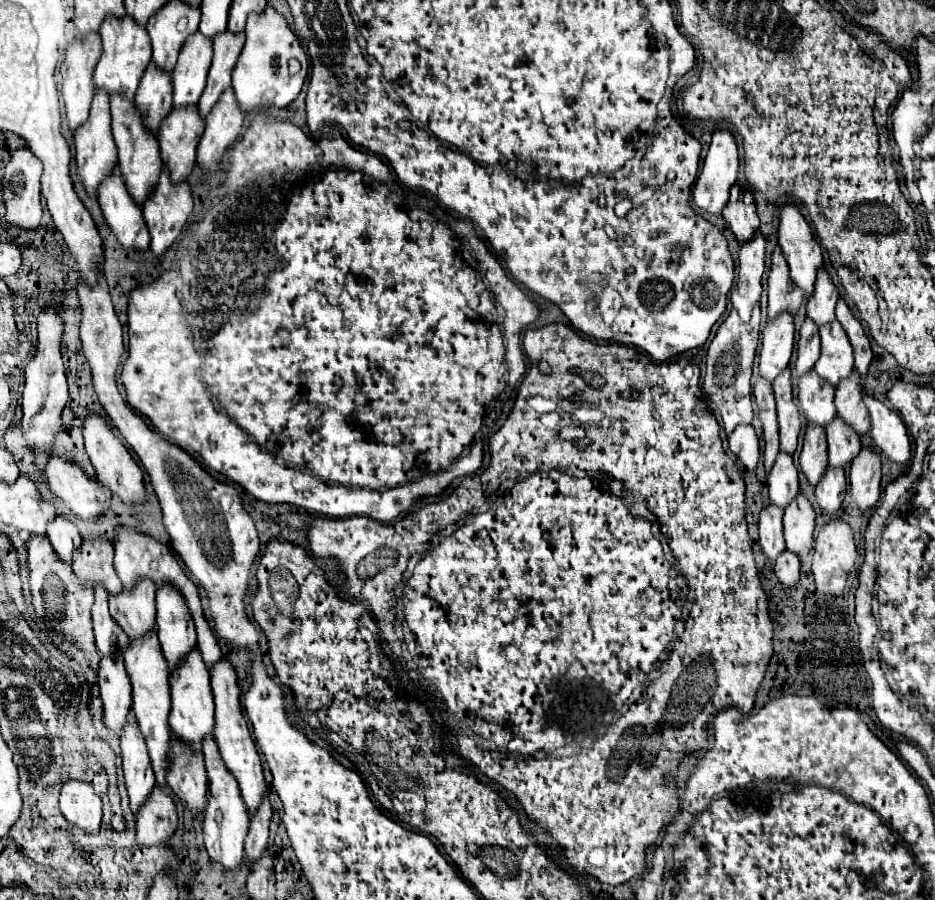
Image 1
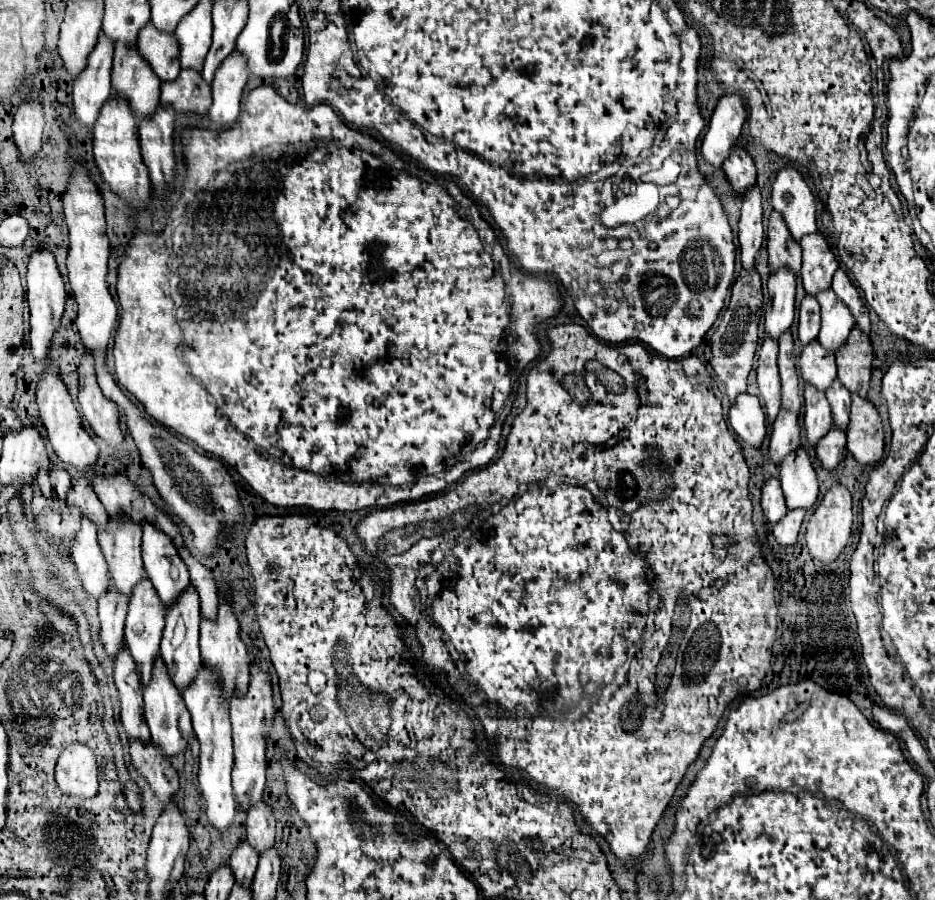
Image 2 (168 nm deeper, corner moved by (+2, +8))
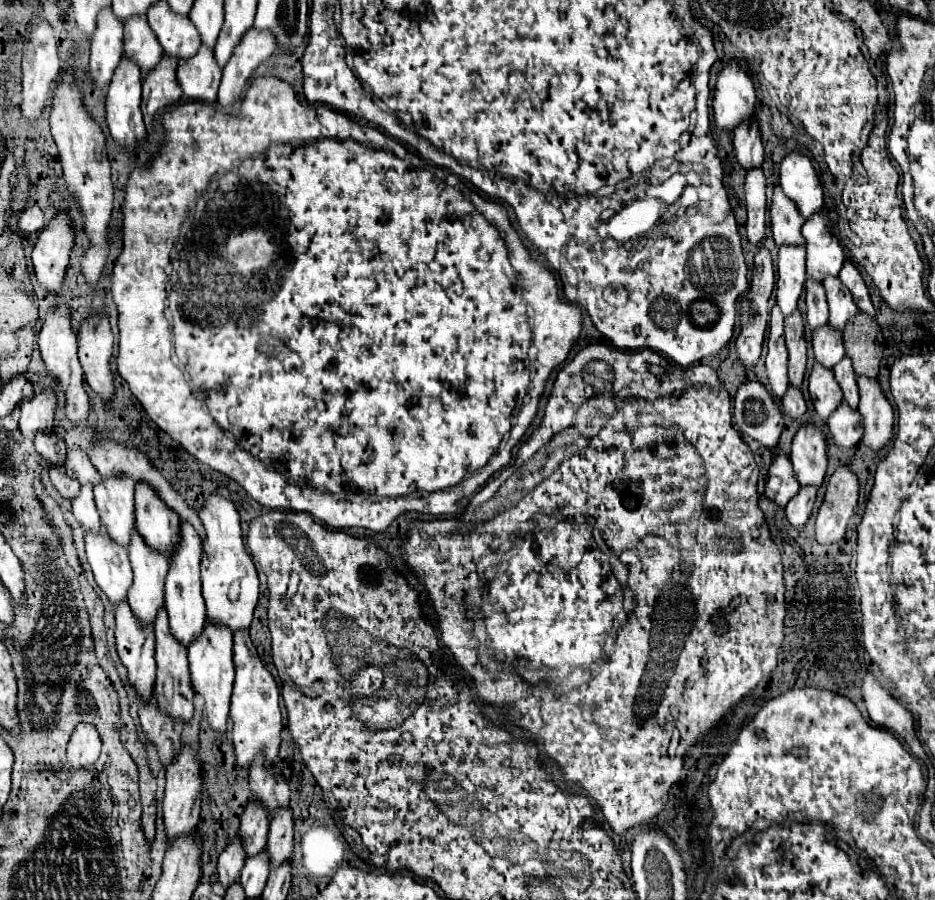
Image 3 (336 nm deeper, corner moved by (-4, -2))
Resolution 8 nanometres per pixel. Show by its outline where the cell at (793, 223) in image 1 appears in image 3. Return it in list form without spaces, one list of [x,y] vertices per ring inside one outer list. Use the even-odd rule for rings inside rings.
[[[799,150],[789,152],[781,160],[781,188],[797,204],[801,214],[809,218],[823,208],[823,190],[811,158]]]

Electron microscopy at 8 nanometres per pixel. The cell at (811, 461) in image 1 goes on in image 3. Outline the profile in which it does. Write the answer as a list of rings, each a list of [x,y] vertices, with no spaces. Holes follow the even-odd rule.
[[[819,362],[813,364],[811,376],[809,376],[809,394],[811,394],[813,406],[815,406],[821,420],[827,420],[831,416],[831,412],[843,400],[843,394],[839,390],[839,382],[835,382],[833,370],[819,366]]]

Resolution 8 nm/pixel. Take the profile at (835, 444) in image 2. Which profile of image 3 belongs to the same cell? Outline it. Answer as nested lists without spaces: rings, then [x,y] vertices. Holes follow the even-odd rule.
[[[841,402],[835,408],[835,414],[827,420],[827,426],[831,438],[841,448],[855,446],[863,436],[863,418],[859,418],[859,410],[851,410],[847,402]]]

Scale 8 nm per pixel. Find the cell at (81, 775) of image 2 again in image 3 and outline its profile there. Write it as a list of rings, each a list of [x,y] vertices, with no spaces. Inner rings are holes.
[[[77,724],[71,740],[69,740],[69,748],[67,748],[67,758],[71,762],[73,768],[81,768],[81,766],[91,766],[101,752],[101,738],[99,732],[95,730],[93,724]]]

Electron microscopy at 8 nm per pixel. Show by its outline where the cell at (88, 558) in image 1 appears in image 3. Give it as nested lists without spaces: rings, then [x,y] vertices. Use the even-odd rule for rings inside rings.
[[[73,446],[67,450],[67,460],[65,460],[65,470],[69,476],[77,478],[81,484],[85,482],[91,482],[91,484],[97,484],[101,478],[99,478],[99,472],[95,470],[95,466],[91,466],[91,460],[89,456],[85,454],[85,450]]]

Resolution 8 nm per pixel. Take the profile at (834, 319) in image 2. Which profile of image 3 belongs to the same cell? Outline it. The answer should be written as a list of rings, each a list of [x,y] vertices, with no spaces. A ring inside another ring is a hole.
[[[839,276],[835,278],[827,278],[827,282],[823,282],[825,292],[827,292],[827,302],[829,302],[829,324],[835,328],[843,328],[845,322],[857,314],[857,306],[851,298],[851,292],[841,284]]]

